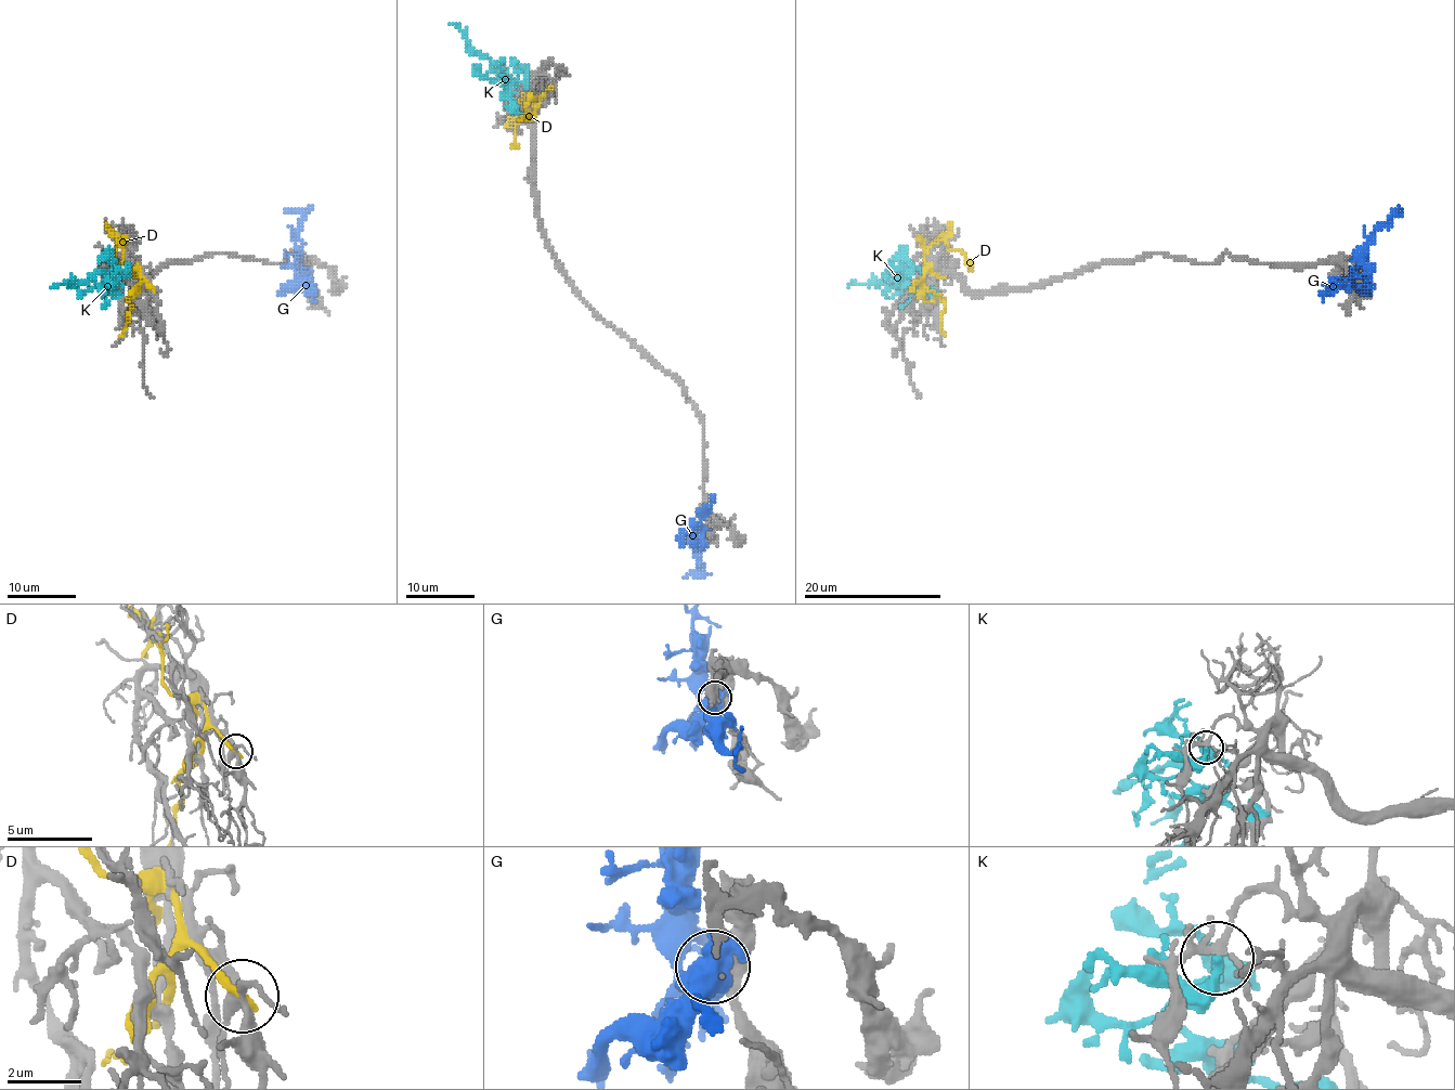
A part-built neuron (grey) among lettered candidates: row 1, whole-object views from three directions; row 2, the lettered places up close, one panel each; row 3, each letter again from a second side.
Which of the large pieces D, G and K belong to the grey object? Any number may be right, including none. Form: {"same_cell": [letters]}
{"same_cell": []}

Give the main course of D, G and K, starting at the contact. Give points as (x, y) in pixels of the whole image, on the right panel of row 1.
D: (912, 288), (924, 271), (924, 252), (938, 241), (950, 249), (958, 249), (971, 270)
G: (1363, 273), (1366, 241), (1392, 212), (1402, 208)
K: (912, 265), (904, 277), (894, 274), (877, 283), (851, 283), (849, 288)

